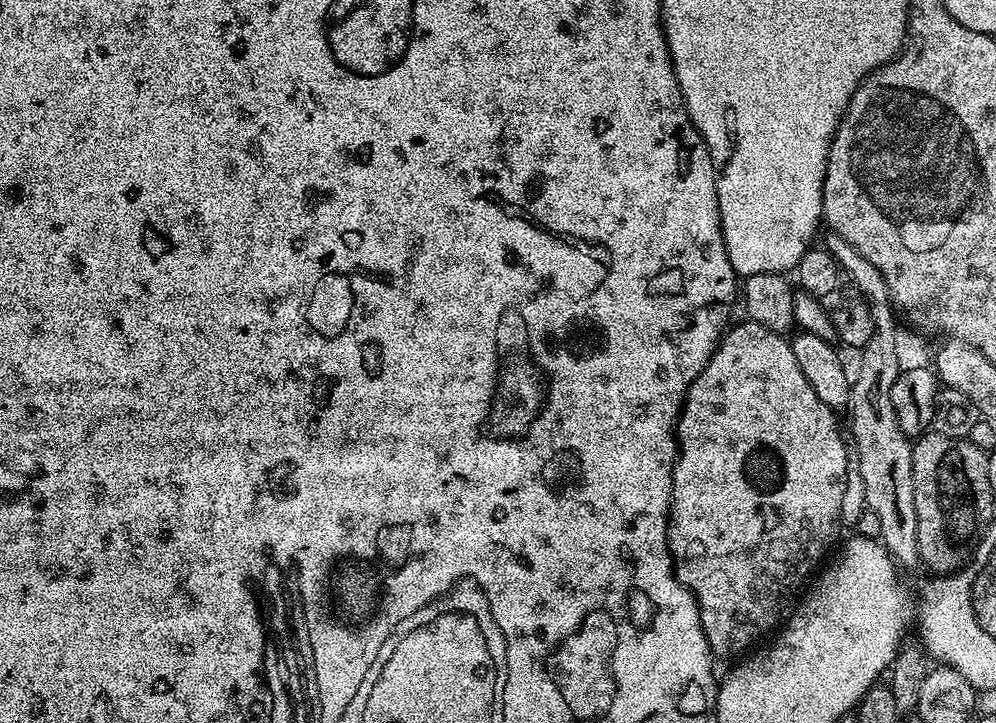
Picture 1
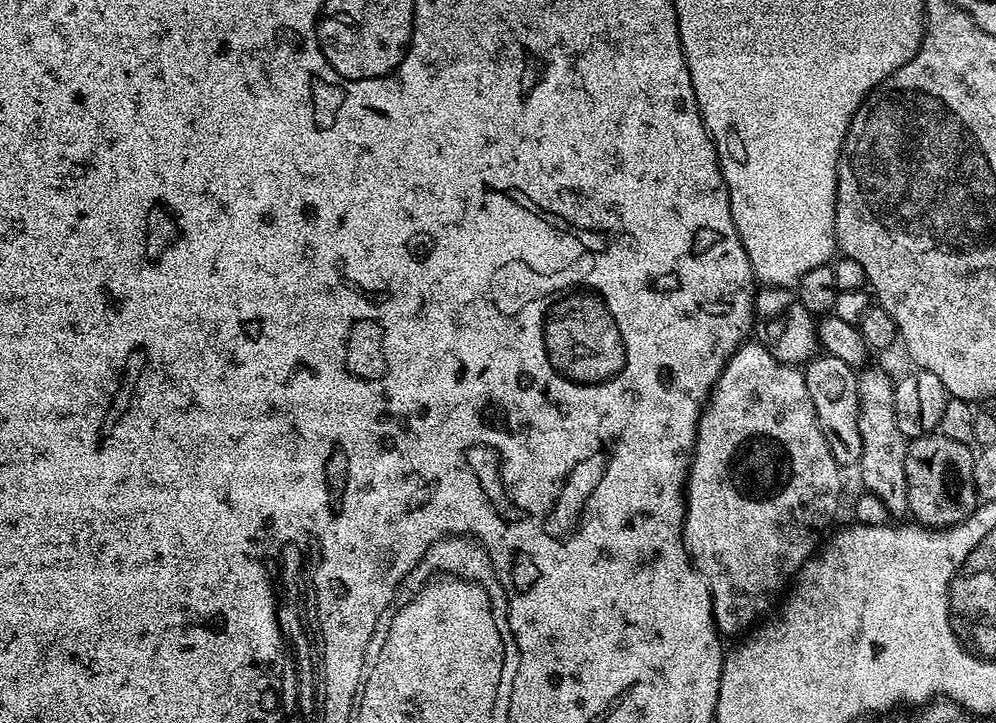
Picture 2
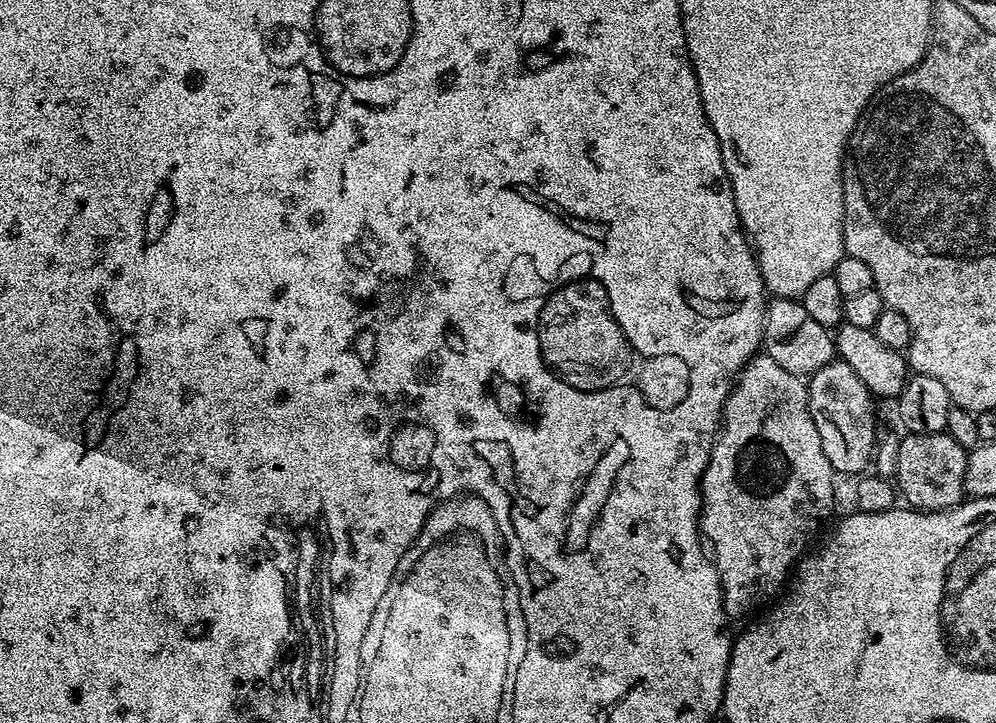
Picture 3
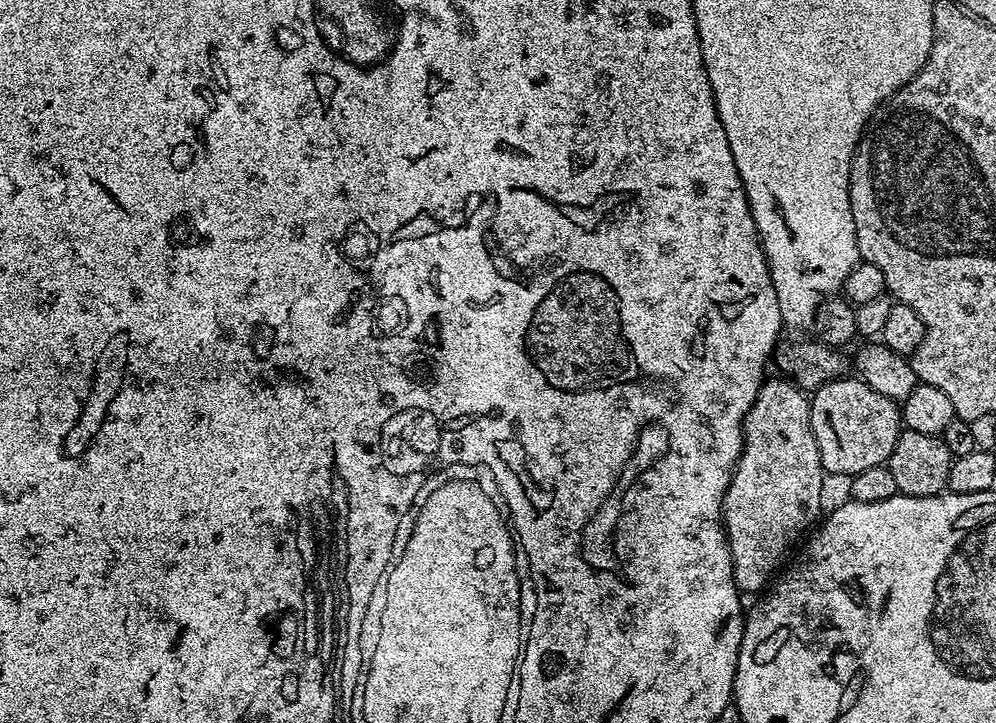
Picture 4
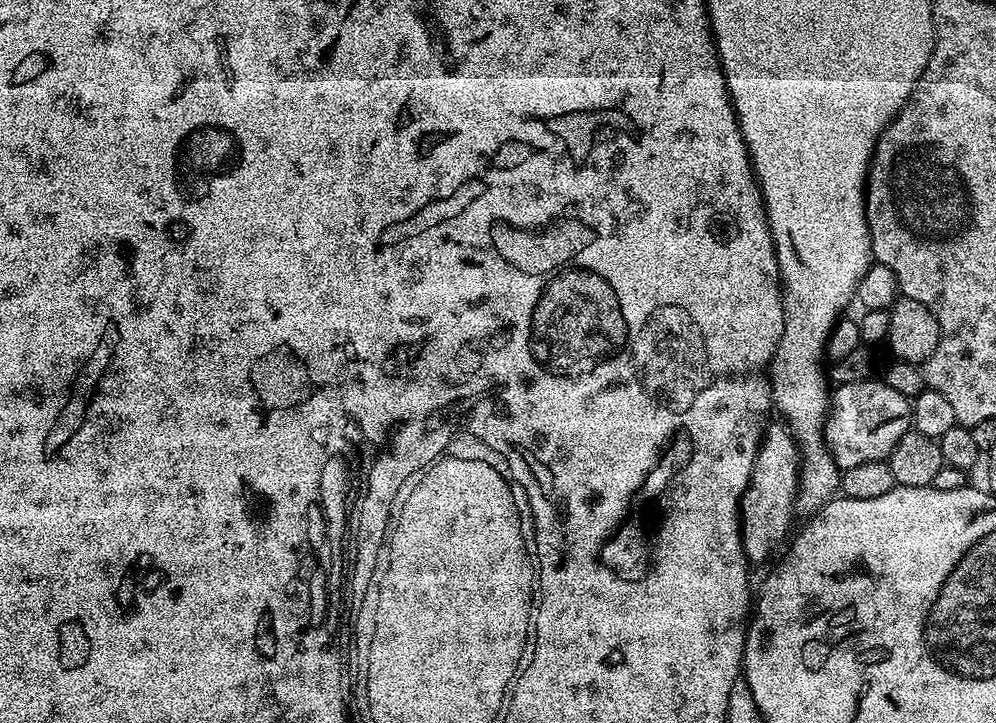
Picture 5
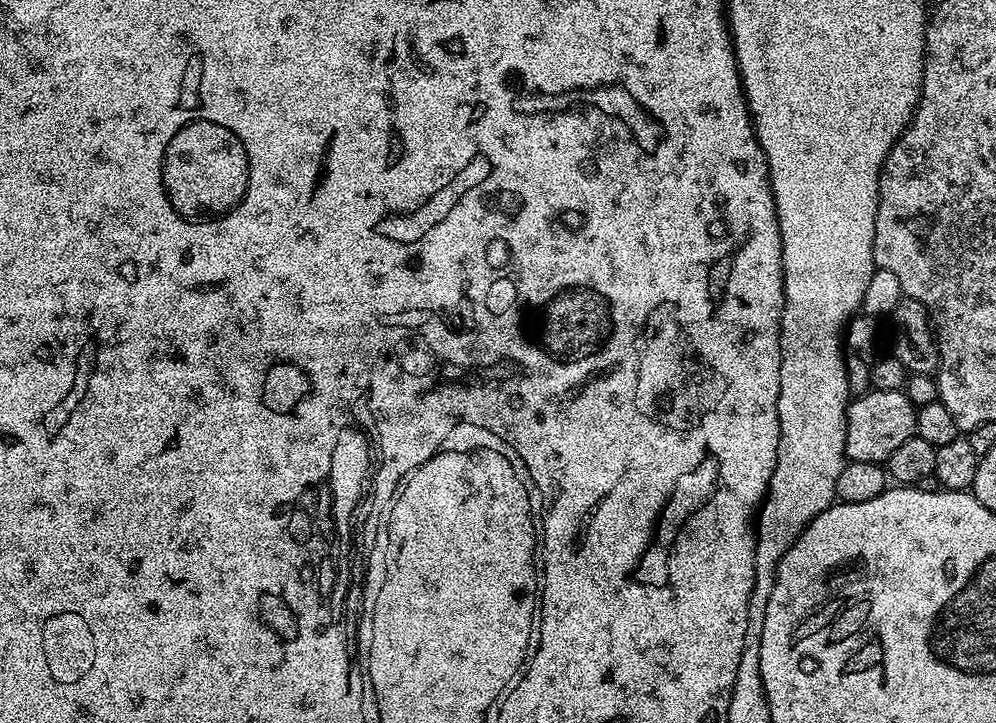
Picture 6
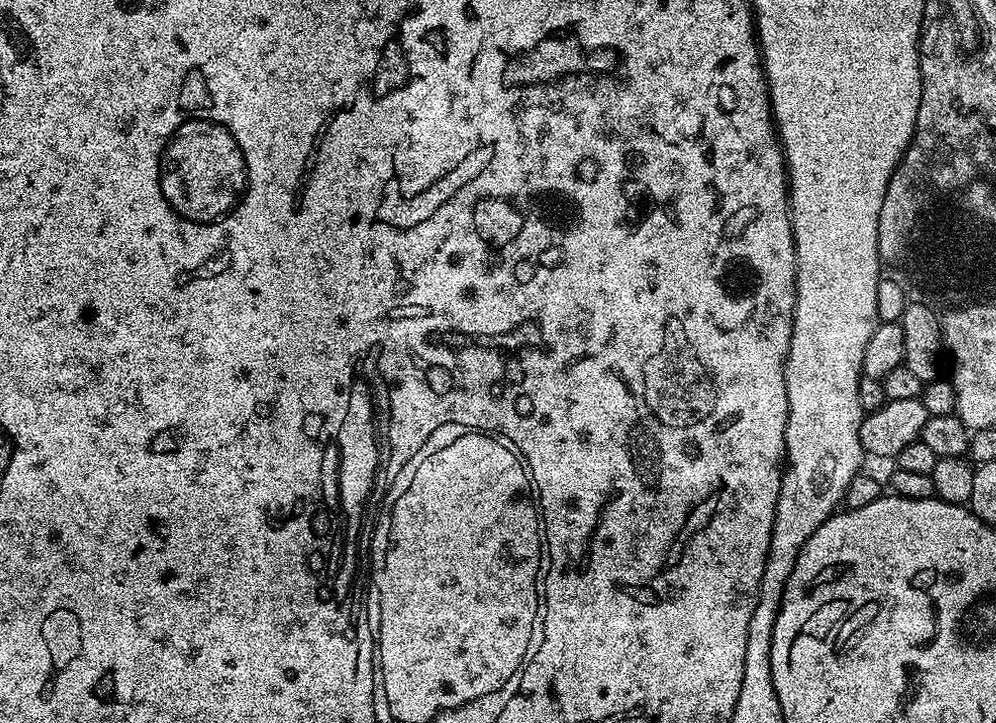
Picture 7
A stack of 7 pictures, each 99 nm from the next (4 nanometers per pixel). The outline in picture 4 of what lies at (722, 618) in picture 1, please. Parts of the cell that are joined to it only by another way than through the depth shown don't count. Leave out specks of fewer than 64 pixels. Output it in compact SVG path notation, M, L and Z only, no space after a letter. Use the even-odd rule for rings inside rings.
M765 379L758 398L746 414L744 449L740 451L740 457L736 460L730 486L724 495L722 513L724 534L728 537L734 582L744 594L763 593L769 587L773 577L777 575L781 567L780 559L787 554L788 547L800 535L803 537L822 516L820 503L824 500L826 473L822 466L822 458L818 454L818 442L814 442L814 430L810 426L810 410L808 409L810 400L791 380L779 379Z

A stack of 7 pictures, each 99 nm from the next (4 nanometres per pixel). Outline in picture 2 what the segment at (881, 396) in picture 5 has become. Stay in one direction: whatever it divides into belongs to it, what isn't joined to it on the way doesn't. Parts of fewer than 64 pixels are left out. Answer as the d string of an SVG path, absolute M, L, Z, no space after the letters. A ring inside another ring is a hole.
M817 354L803 365L802 371L820 429L830 446L830 454L834 454L837 464L841 466L855 465L862 454L862 434L858 434L857 369L839 358Z

